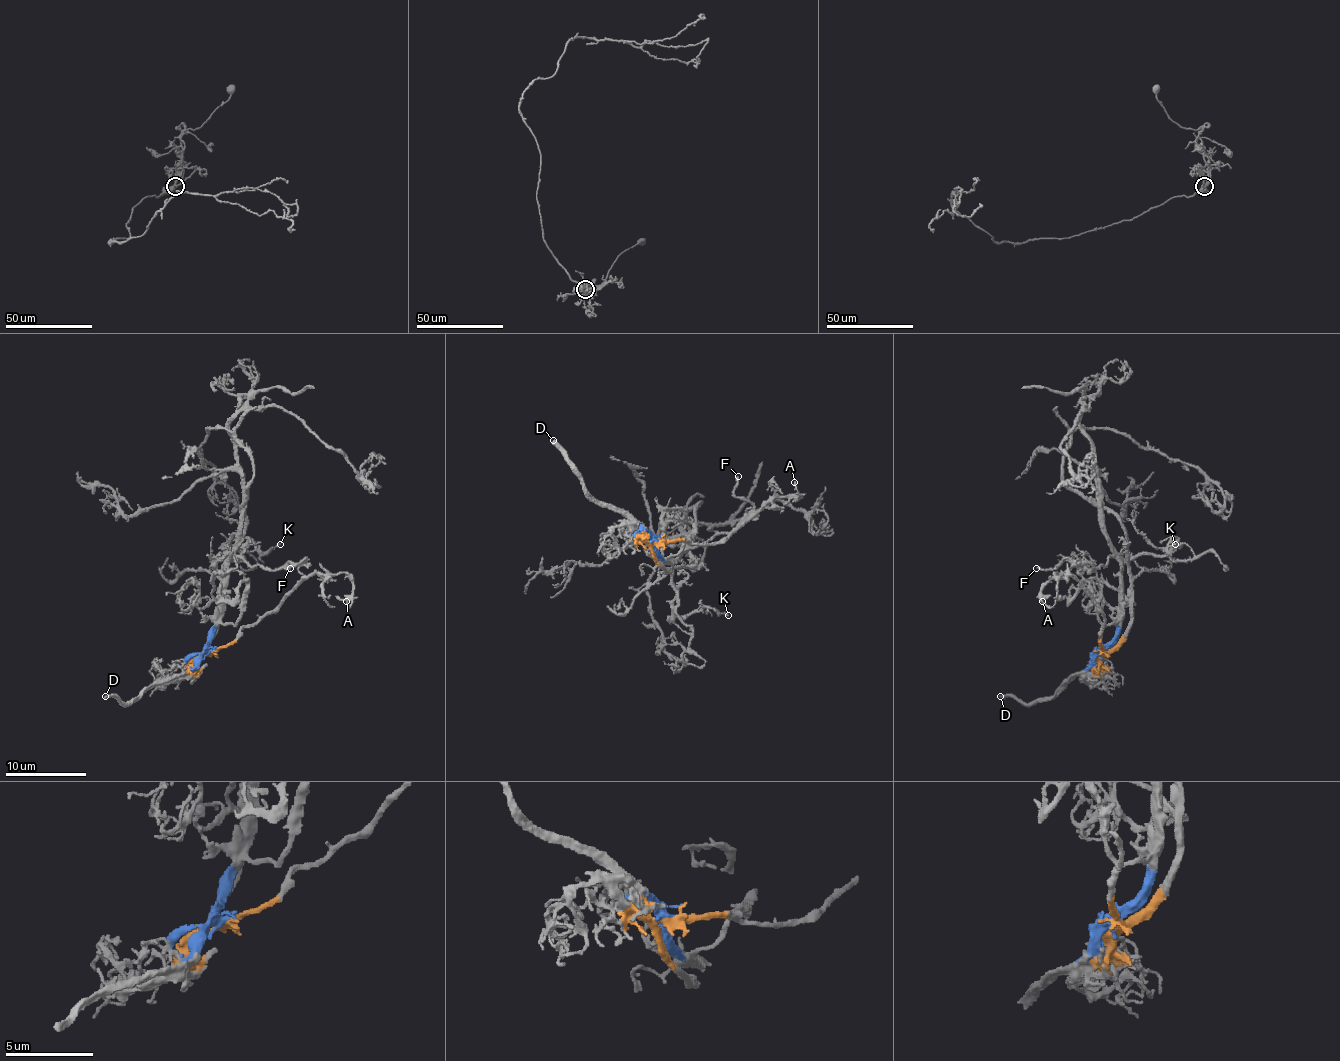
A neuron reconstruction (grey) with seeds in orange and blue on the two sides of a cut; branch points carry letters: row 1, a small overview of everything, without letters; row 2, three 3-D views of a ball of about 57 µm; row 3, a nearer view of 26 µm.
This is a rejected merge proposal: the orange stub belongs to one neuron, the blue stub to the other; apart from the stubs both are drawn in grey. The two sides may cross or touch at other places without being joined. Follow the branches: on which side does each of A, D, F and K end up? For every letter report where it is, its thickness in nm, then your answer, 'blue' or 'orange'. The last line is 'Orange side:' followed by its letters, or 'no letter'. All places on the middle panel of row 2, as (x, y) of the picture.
A: at (794, 482); 160 nm thick; orange
D: at (553, 440); 320 nm thick; blue
F: at (738, 476); 190 nm thick; blue
K: at (728, 615); 140 nm thick; blue
Orange side: A

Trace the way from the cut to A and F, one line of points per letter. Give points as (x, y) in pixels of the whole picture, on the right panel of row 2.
A: (1102, 651), (1100, 631), (1104, 627), (1104, 613), (1072, 576), (1056, 572), (1056, 602), (1050, 607), (1042, 600)
F: (1102, 651), (1119, 629), (1121, 564), (1108, 558), (1094, 570), (1088, 562), (1066, 558), (1052, 568), (1036, 568)

